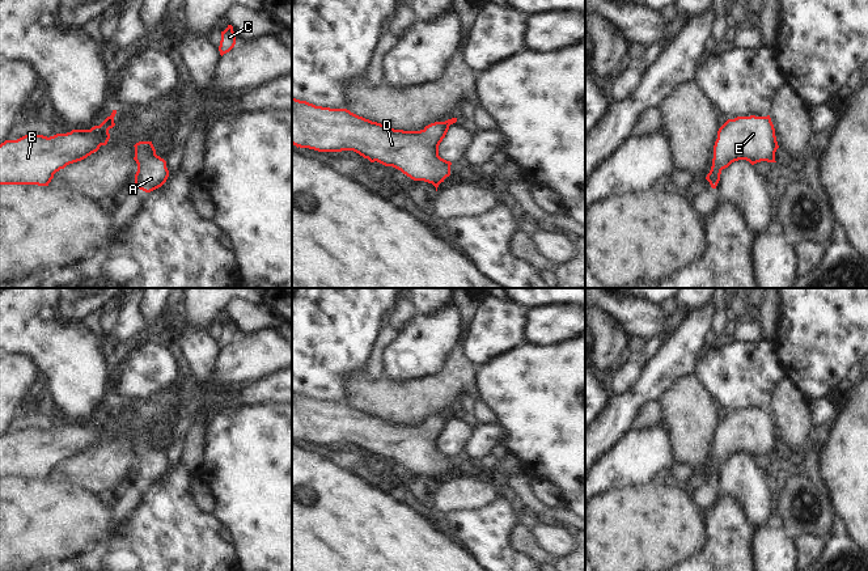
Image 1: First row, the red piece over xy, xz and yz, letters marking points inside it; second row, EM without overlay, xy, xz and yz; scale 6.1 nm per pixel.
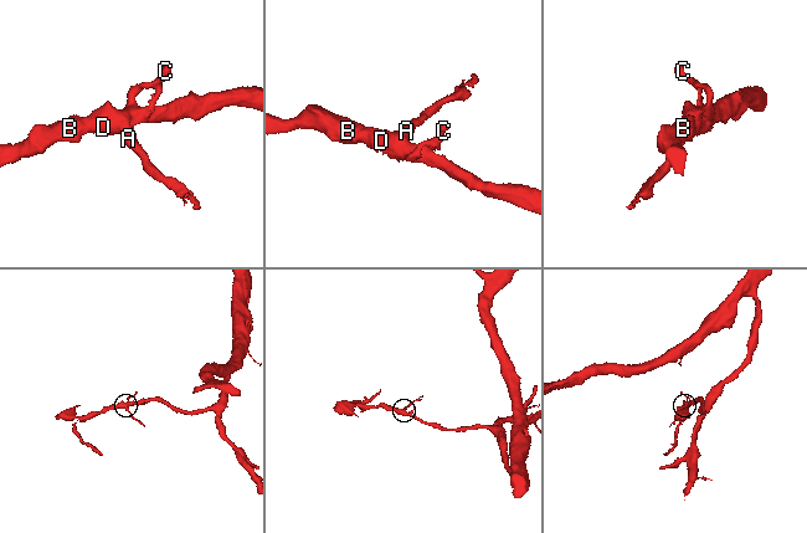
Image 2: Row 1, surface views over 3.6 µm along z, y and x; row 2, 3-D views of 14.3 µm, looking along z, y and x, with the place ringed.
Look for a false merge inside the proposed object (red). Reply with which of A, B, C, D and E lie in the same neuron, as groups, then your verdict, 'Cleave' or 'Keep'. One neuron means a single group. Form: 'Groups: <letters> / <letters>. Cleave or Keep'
Groups: A B C D E. Keep

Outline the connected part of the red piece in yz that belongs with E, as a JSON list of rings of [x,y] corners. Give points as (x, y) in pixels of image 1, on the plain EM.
[[[770,409],[728,413],[717,424],[712,460],[706,473],[716,482],[721,464],[738,453],[746,453],[751,458],[761,454],[776,456],[778,441]]]

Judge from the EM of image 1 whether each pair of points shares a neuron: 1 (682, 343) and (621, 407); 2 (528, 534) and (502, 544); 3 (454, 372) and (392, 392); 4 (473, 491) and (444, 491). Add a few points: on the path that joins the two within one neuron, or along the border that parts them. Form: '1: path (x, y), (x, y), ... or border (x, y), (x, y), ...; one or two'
1: path (673, 360), (638, 396); one
2: border (519, 525), (512, 541), (520, 550), (534, 557); two
3: path (439, 388), (435, 392), (407, 392); one
4: path (466, 491), (451, 491); one

